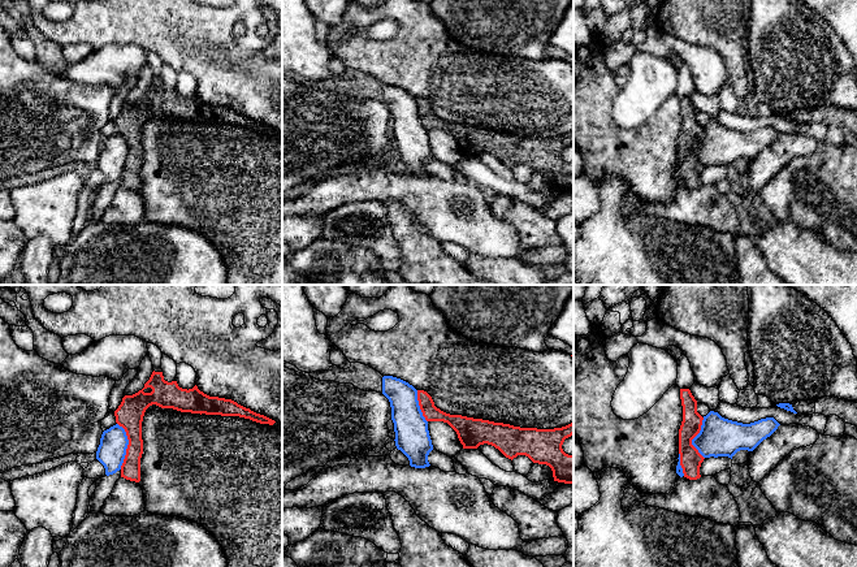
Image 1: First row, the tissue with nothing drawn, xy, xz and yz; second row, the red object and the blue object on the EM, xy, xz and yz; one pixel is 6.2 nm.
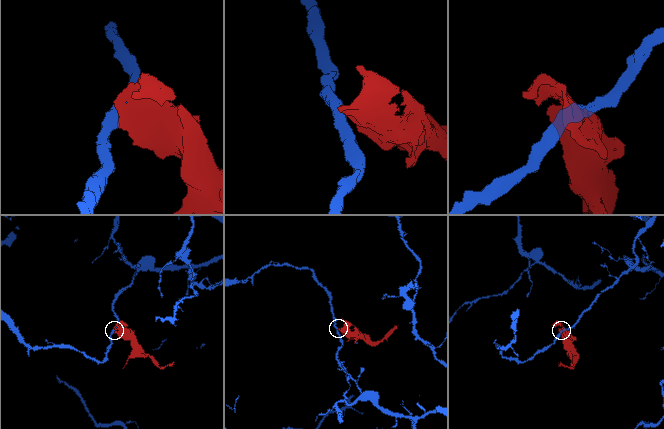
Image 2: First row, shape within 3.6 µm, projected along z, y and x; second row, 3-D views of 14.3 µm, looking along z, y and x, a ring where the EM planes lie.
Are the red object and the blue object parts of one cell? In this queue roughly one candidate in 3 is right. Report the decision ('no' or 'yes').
no

